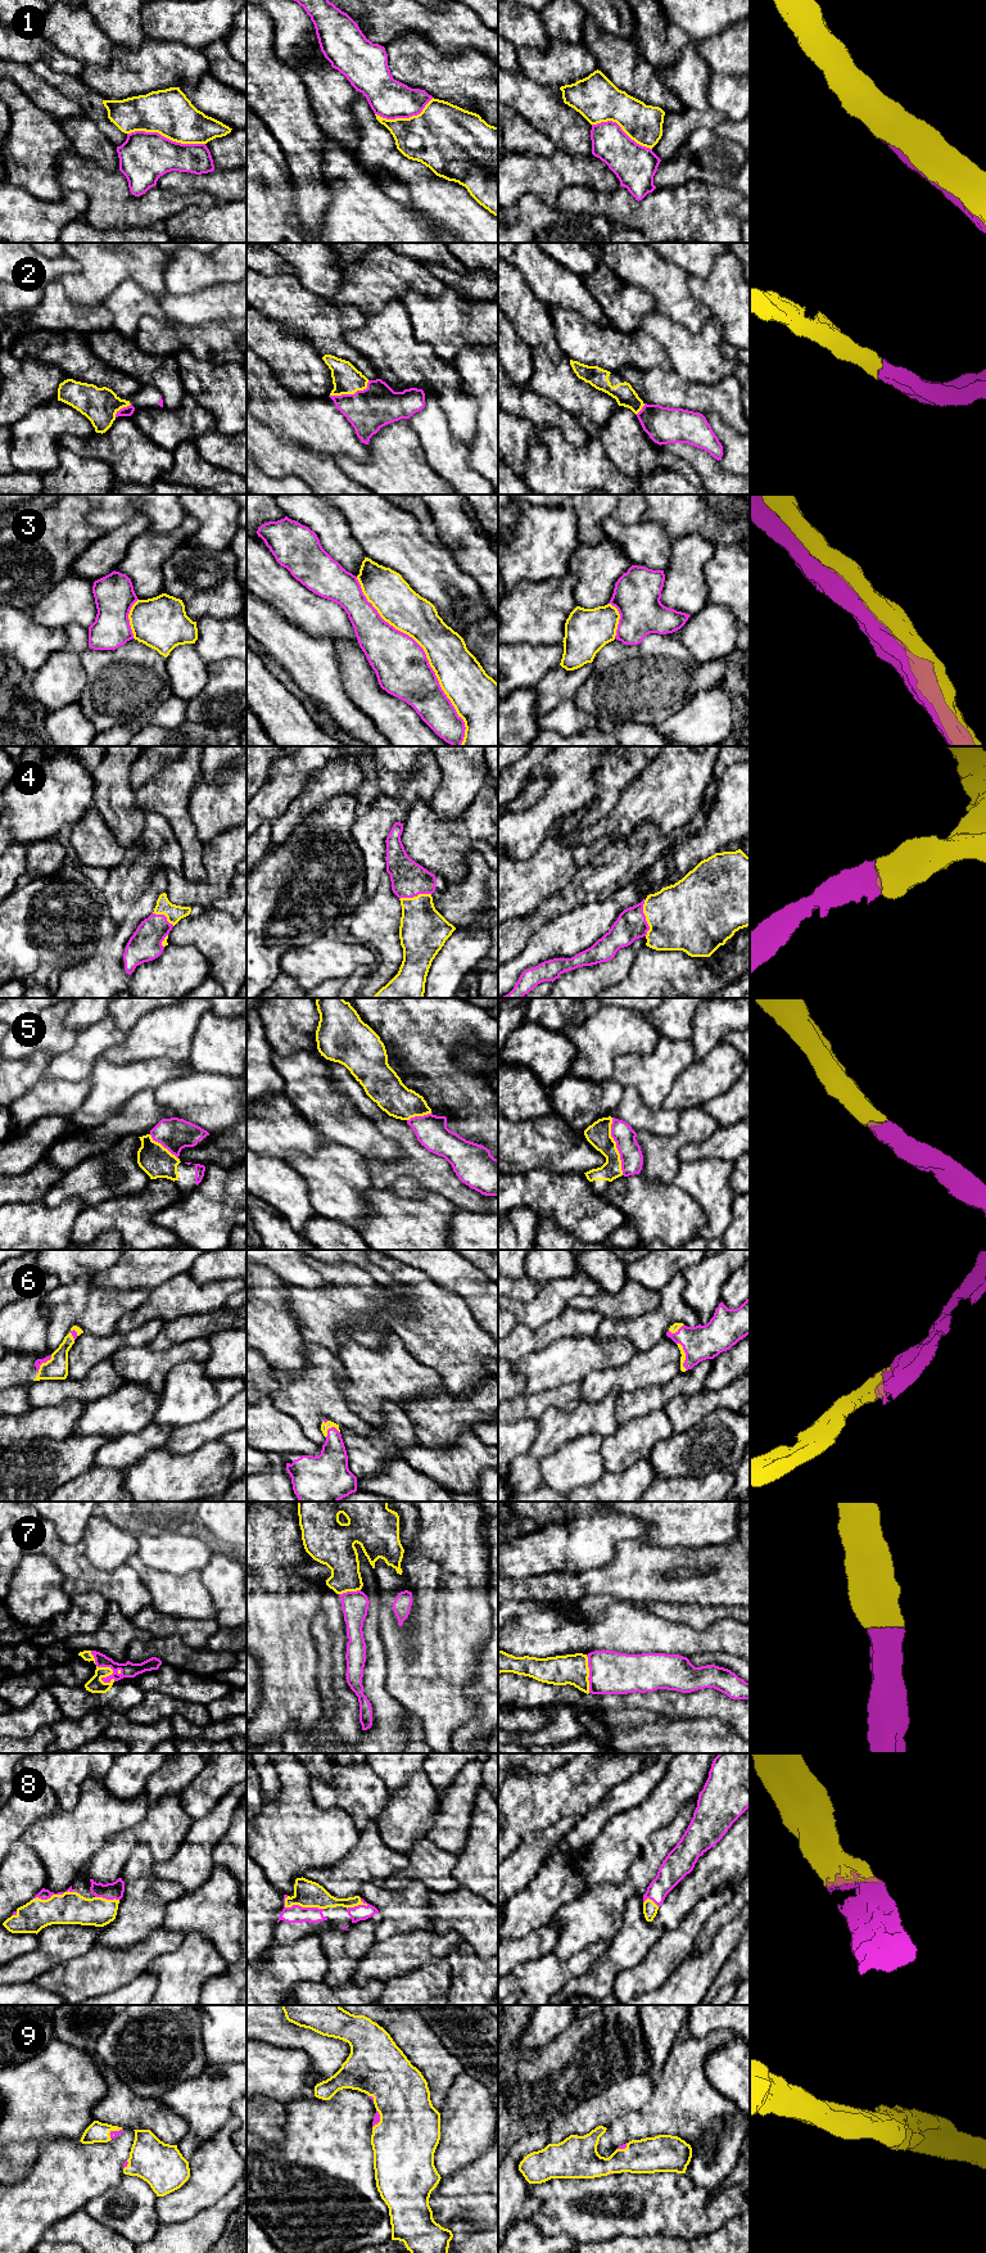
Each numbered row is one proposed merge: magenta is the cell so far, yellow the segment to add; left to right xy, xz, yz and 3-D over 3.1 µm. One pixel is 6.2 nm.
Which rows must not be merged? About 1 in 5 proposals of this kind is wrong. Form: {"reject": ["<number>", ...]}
{"reject": ["1", "3"]}

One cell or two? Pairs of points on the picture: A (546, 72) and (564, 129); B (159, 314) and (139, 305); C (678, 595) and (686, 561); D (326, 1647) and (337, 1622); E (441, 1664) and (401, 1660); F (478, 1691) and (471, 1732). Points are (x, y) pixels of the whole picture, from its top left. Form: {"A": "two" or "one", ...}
{"A": "two", "B": "one", "C": "one", "D": "two", "E": "one", "F": "one"}

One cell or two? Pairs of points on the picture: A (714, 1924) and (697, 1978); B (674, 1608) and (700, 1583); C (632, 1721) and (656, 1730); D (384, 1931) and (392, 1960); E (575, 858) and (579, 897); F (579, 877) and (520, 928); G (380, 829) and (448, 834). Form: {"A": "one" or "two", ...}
{"A": "two", "B": "two", "C": "two", "D": "two", "E": "two", "F": "one", "G": "two"}

